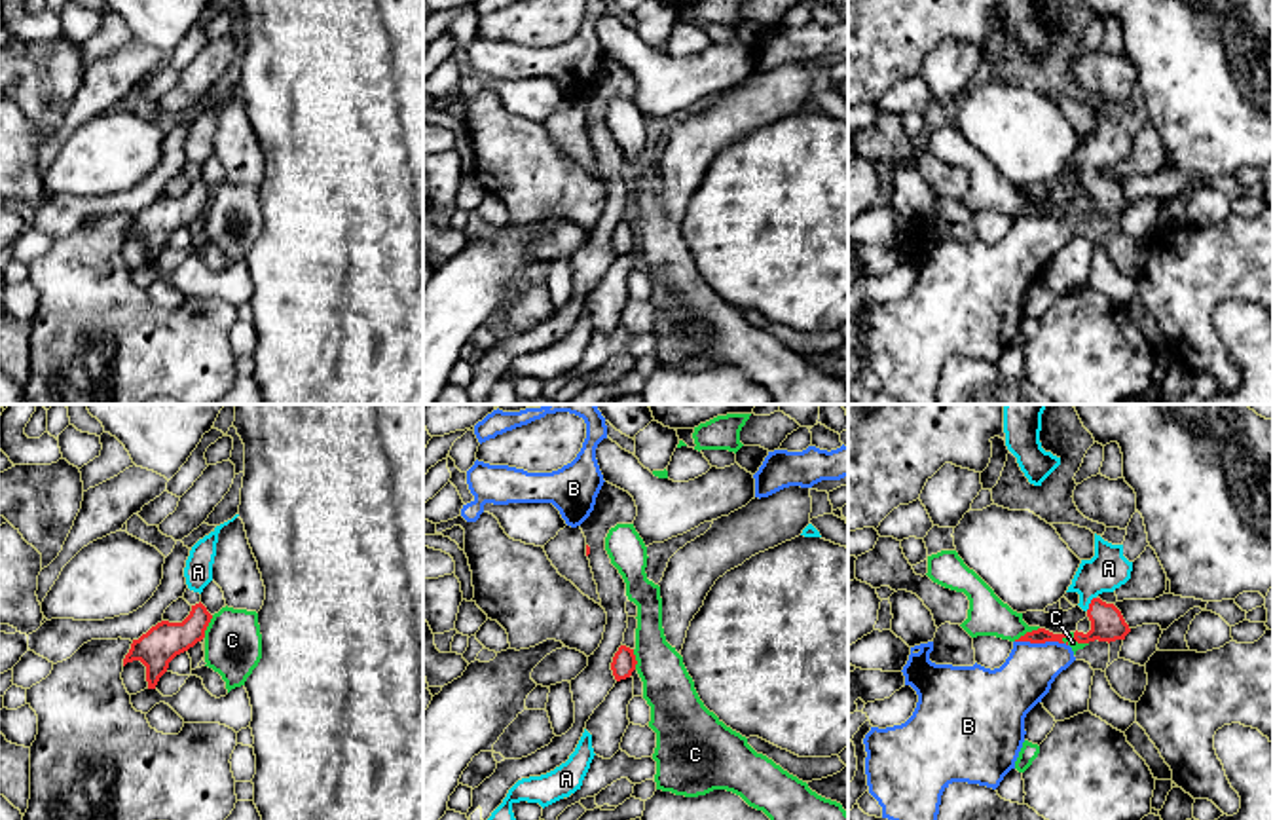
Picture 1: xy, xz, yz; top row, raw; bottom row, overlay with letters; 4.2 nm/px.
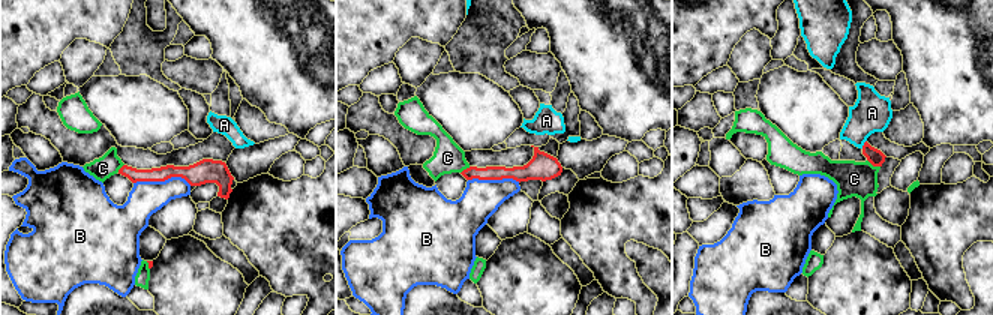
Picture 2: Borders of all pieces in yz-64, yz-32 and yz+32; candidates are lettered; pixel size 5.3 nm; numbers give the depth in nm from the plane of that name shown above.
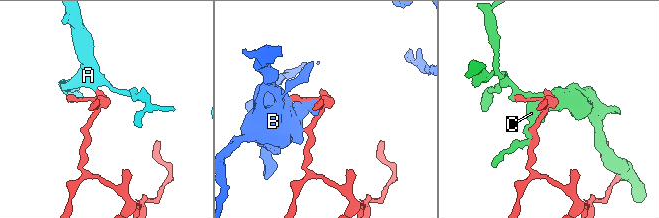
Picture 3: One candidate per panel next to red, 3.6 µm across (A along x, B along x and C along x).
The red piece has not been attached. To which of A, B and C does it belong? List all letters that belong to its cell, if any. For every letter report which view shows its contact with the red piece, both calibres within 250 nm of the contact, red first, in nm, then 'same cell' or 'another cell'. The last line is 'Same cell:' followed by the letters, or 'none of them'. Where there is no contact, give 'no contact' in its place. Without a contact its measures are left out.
A: meets red in yz; 140 nm thick on the red side, 170 nm on the other; same cell
B: meets red in yz; 60 nm thick on the red side, 220 nm on the other; another cell
C: meets red in yz; 60 nm thick on the red side, 170 nm on the other; another cell
Same cell: A

